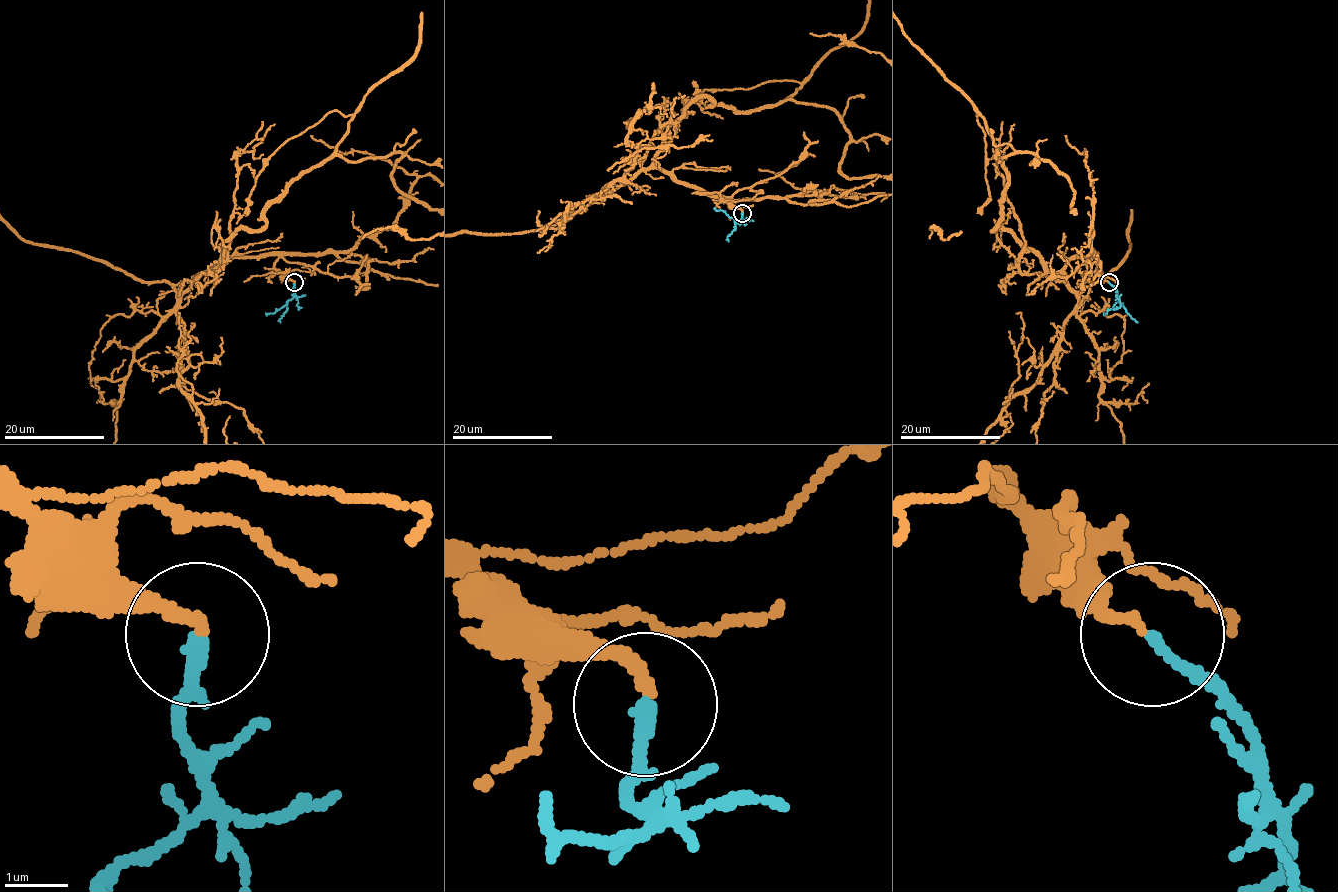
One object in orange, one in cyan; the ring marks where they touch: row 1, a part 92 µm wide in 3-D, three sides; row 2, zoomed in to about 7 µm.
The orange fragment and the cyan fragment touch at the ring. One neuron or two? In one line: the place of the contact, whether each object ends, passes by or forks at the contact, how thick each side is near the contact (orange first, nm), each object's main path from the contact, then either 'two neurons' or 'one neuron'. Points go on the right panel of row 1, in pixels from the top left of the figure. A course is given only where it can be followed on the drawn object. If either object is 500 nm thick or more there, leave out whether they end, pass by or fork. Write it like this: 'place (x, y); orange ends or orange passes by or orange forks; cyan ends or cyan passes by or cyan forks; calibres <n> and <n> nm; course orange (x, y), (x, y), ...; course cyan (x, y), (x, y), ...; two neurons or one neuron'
place (1109, 282); orange ends; cyan ends; calibres 200 and 200 nm; course orange (1108, 282), (1094, 255), (1049, 271), (993, 230), (996, 157), (1029, 152), (1077, 212), (1004, 201), (929, 239); course cyan (1108, 282), (1119, 299), (1103, 314); one neuron

